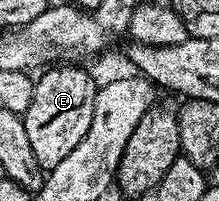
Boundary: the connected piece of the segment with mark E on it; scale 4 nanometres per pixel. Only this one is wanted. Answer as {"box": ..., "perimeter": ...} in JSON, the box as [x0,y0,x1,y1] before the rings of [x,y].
{"box":[23,65,98,173],"perimeter":[[[52,65],[43,72],[41,79],[34,82],[34,97],[30,97],[30,105],[26,109],[23,121],[26,125],[26,137],[30,137],[30,149],[34,151],[34,161],[47,173],[53,171],[61,161],[70,157],[74,149],[78,149],[78,141],[86,137],[90,129],[90,121],[94,117],[94,101],[98,83],[92,80],[88,71],[83,71],[80,65]]]}

